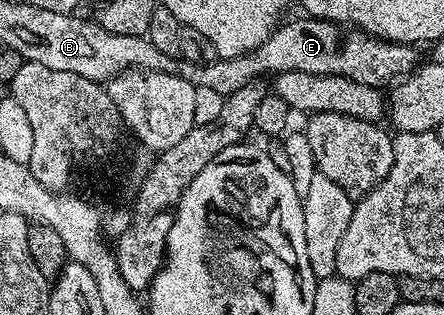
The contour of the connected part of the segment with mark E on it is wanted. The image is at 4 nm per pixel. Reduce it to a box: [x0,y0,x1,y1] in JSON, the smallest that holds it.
[178,19,420,97]

